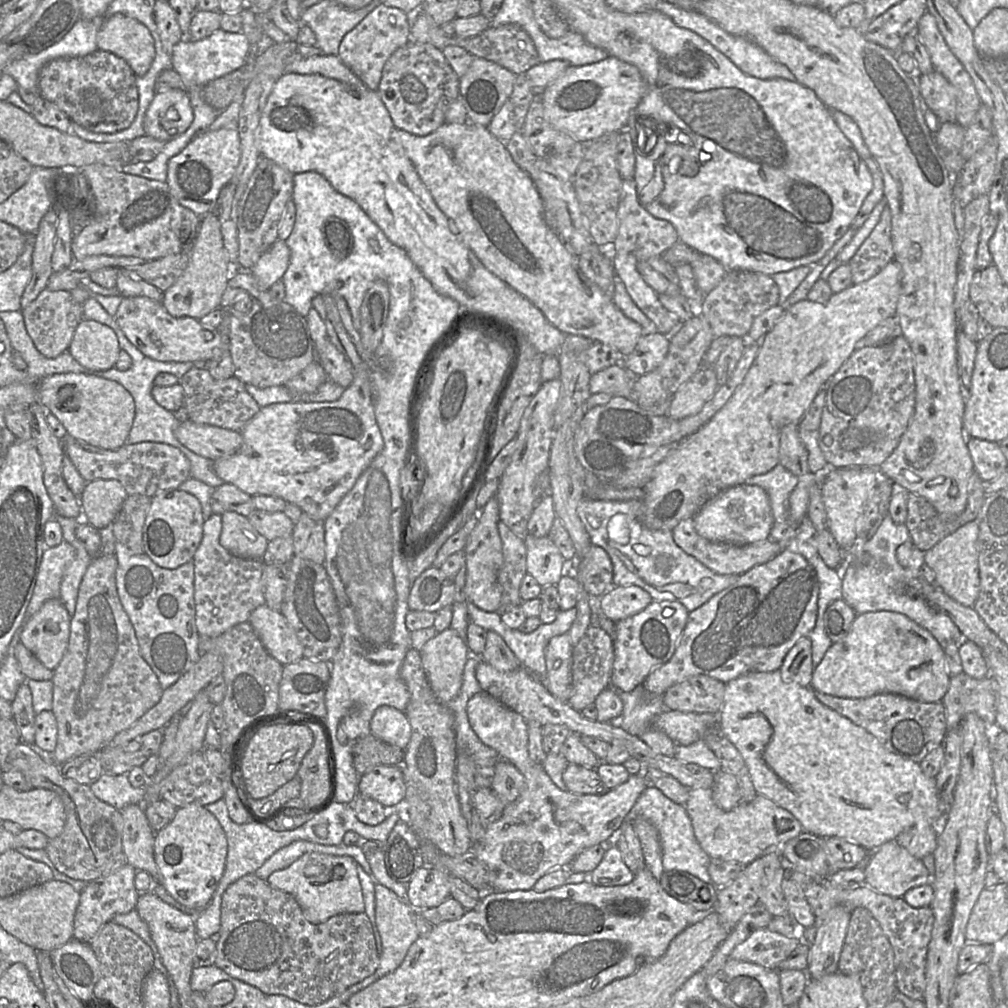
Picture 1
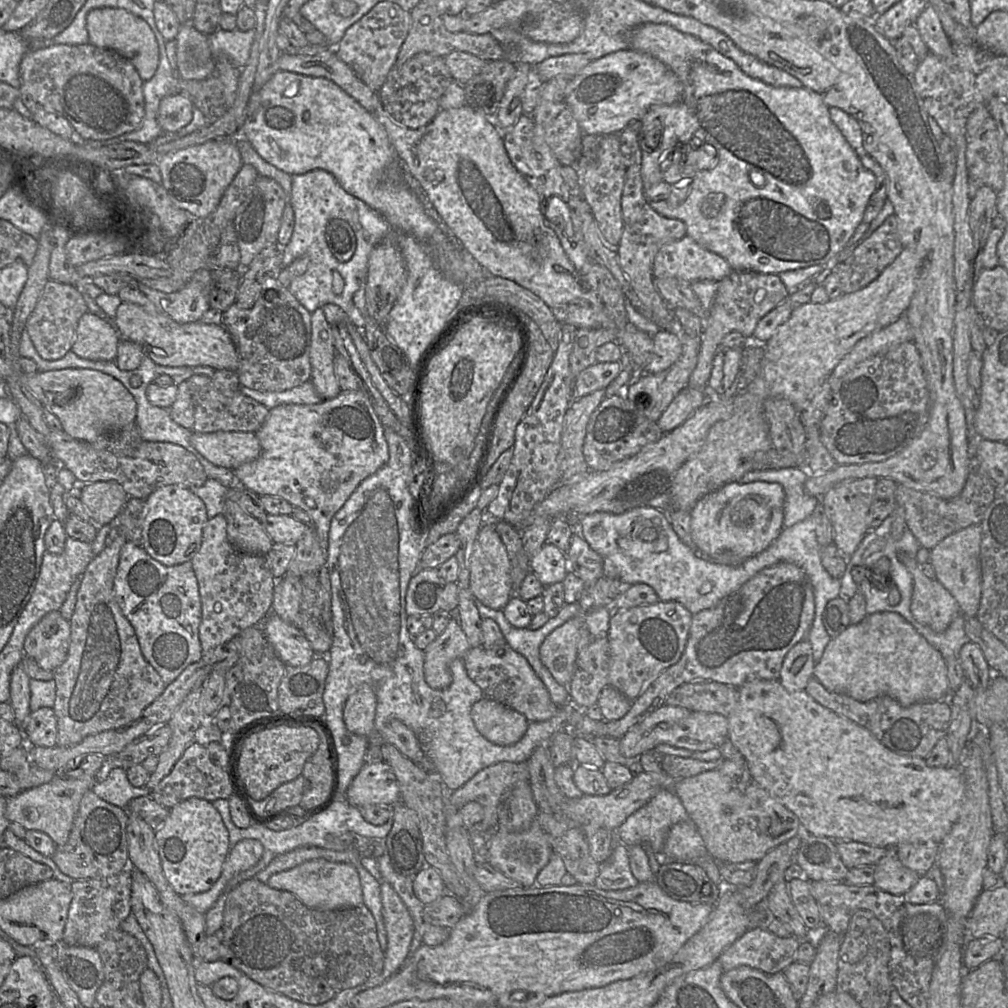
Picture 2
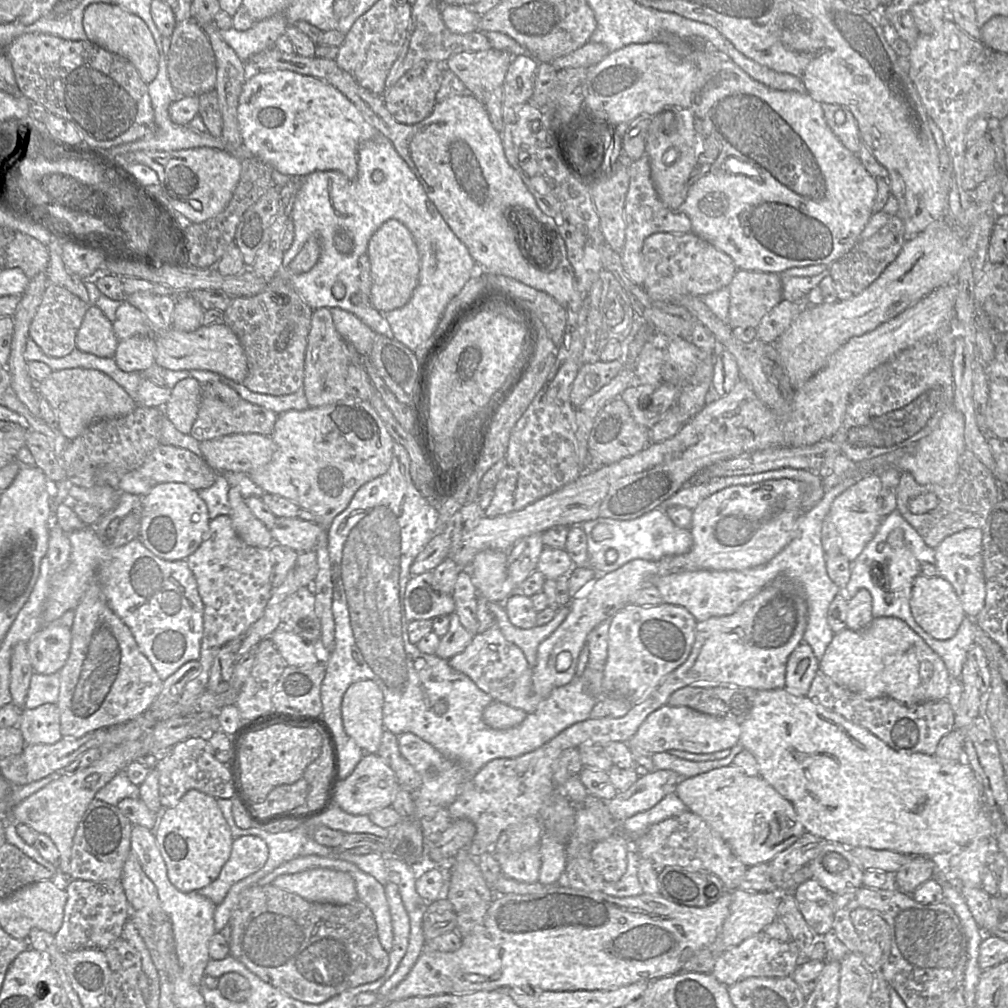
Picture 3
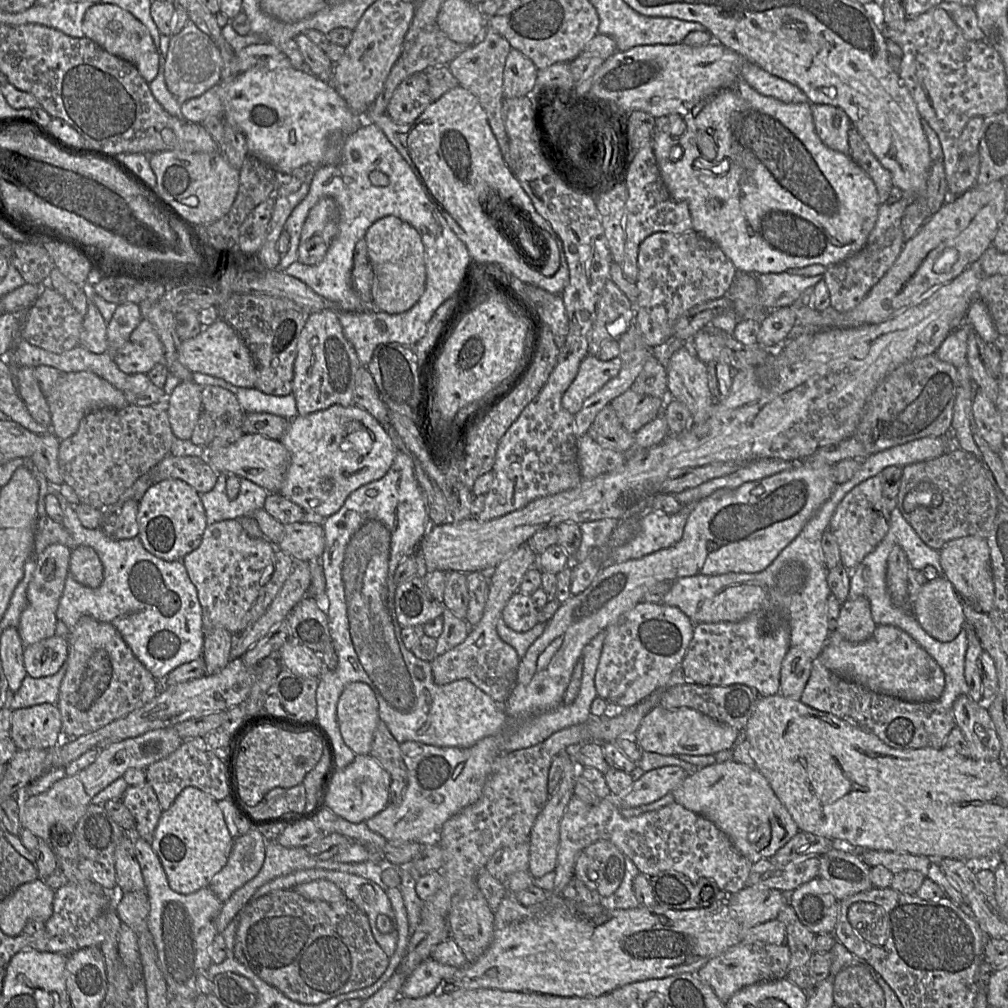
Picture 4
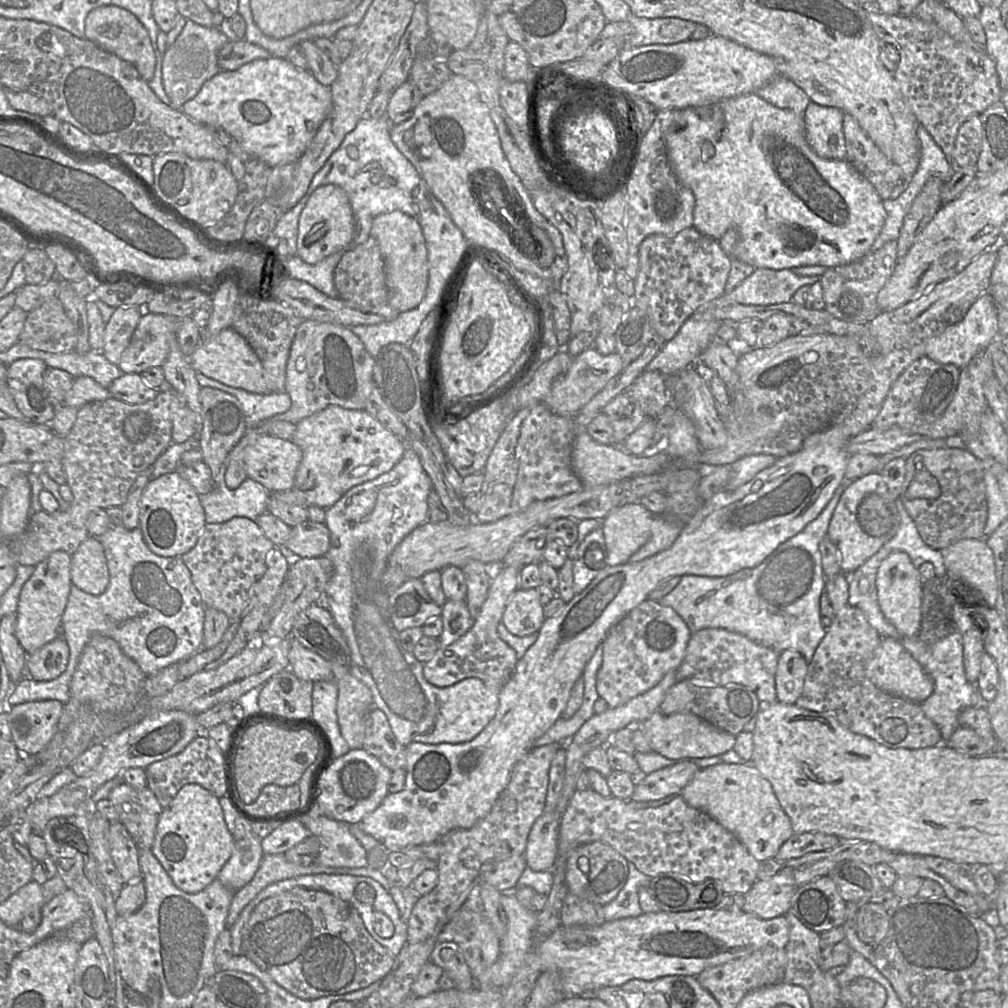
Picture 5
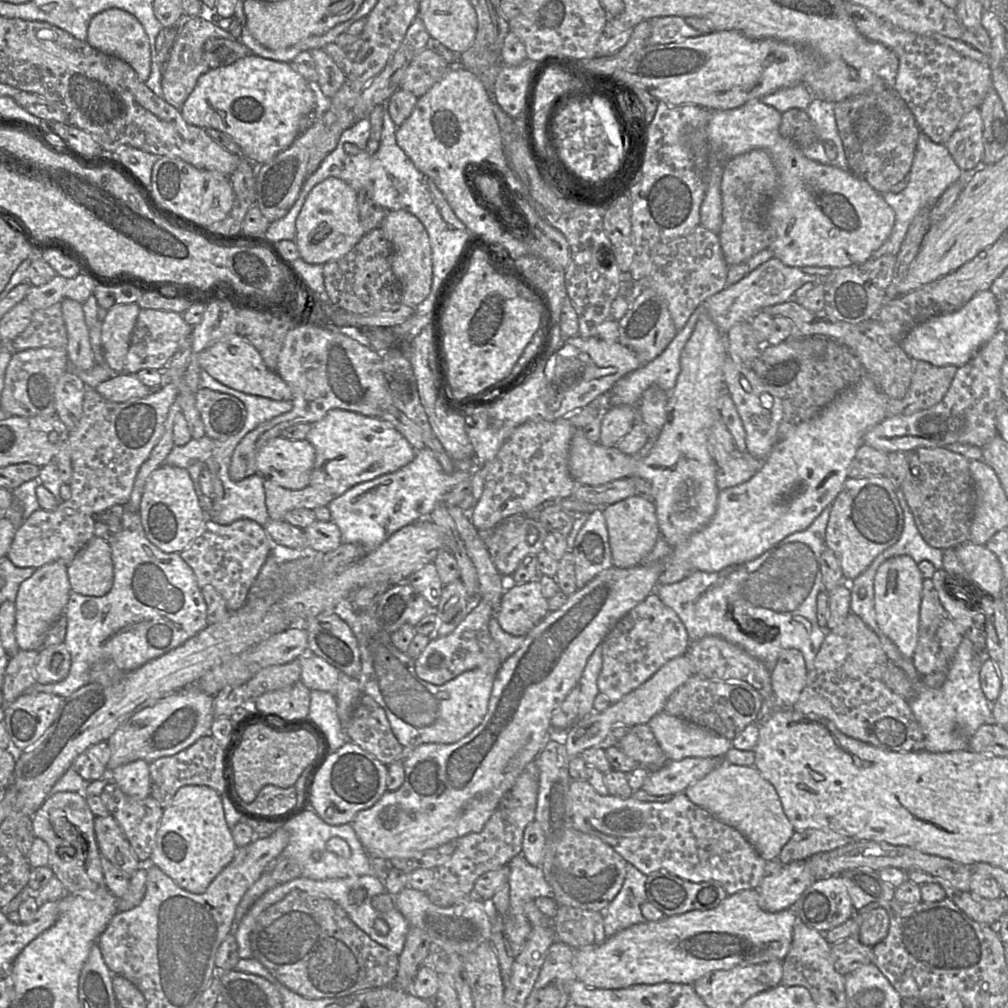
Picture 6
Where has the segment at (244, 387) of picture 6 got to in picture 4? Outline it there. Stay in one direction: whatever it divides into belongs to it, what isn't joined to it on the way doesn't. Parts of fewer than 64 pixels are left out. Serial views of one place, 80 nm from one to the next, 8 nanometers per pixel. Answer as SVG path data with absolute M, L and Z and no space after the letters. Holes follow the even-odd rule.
M221 318L203 328L196 337L182 341L180 361L192 373L221 378L238 387L255 388L257 372L250 350L239 334Z

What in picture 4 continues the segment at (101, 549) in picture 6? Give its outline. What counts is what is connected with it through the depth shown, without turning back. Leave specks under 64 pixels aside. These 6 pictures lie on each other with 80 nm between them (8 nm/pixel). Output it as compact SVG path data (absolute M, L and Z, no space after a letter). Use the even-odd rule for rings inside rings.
M74 546L71 550L69 573L80 584L97 588L104 578L102 560L92 547Z

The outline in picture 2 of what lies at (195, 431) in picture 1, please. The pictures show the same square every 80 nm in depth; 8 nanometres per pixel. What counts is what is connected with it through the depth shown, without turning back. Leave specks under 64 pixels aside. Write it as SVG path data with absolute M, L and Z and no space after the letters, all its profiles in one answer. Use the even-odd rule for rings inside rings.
M192 432L190 442L205 459L232 470L256 459L261 452L260 441L254 432Z

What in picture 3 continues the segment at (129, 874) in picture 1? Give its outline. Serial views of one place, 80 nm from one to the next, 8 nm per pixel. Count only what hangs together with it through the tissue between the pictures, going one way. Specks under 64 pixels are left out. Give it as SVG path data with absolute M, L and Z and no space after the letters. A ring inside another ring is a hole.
M69 878L65 891L67 901L64 918L59 931L54 935L55 944L62 952L70 953L87 948L104 950L121 936L131 910L121 880L91 881Z

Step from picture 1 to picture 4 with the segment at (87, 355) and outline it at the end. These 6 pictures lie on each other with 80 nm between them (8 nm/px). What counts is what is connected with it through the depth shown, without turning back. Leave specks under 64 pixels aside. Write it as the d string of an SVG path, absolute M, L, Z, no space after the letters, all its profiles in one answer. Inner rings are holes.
M89 302L82 322L79 344L96 354L108 352L107 325L97 306Z

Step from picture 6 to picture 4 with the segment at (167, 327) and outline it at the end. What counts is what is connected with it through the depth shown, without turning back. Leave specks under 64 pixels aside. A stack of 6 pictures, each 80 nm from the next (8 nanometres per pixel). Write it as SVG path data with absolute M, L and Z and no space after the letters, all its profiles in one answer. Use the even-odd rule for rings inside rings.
M142 318L126 343L113 356L124 373L147 374L156 364L164 361L164 347L152 323Z

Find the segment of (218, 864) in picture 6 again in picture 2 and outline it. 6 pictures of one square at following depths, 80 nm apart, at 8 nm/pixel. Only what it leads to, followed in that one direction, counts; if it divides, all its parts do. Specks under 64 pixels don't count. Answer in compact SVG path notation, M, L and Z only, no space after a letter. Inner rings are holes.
M191 797L169 810L164 824L155 831L156 847L164 876L180 896L208 891L221 874L230 850L229 834L211 802Z

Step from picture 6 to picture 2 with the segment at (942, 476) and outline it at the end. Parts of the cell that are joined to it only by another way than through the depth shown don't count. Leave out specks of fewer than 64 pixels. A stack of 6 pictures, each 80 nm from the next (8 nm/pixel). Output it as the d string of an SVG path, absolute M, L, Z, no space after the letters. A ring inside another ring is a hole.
M973 454L969 461L969 472L961 493L951 499L942 499L898 484L896 503L905 511L905 523L921 547L933 549L947 536L974 524L981 524L986 510L995 500L996 483L989 477L980 460Z

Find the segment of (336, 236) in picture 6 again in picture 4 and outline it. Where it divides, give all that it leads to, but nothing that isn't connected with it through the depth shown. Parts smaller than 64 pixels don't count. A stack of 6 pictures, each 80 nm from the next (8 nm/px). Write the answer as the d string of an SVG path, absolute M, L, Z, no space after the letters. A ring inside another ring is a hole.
M323 197L310 210L303 225L298 260L306 265L319 264L338 233L340 208L332 197Z

